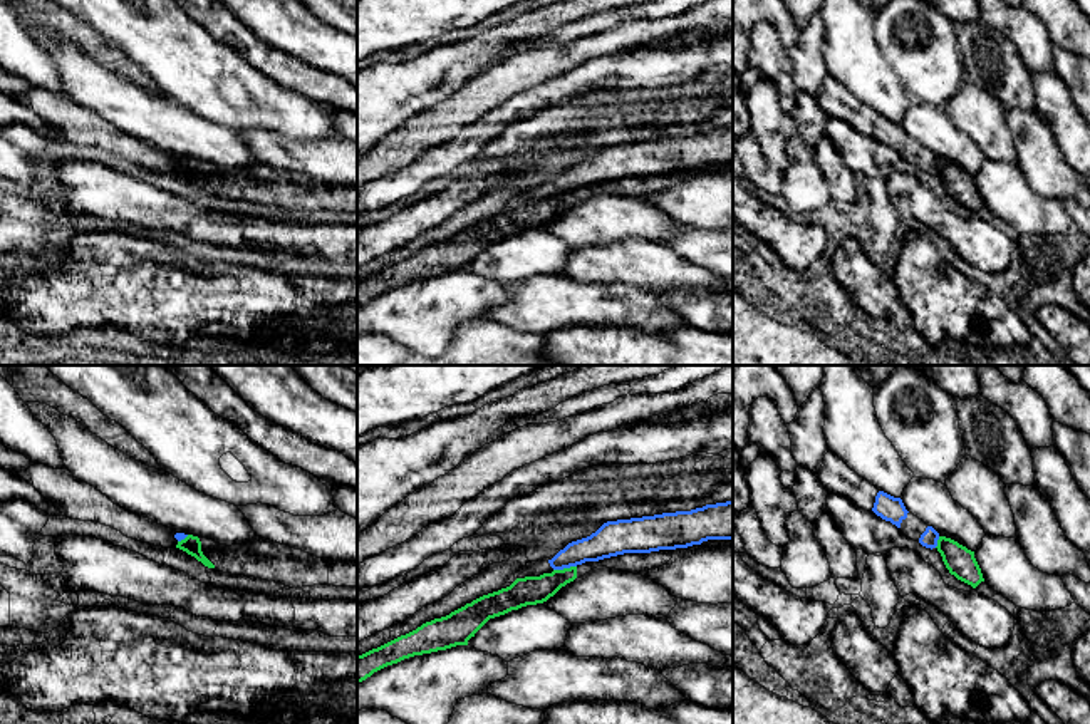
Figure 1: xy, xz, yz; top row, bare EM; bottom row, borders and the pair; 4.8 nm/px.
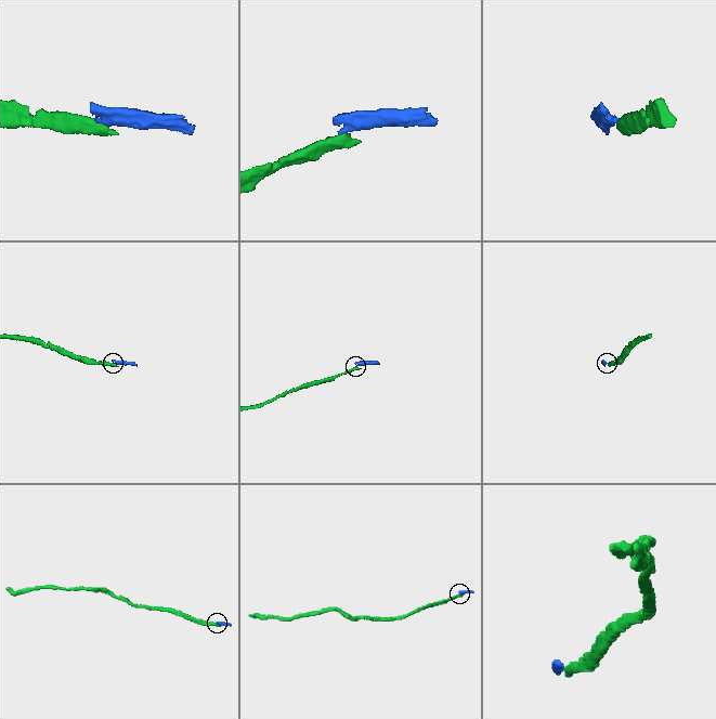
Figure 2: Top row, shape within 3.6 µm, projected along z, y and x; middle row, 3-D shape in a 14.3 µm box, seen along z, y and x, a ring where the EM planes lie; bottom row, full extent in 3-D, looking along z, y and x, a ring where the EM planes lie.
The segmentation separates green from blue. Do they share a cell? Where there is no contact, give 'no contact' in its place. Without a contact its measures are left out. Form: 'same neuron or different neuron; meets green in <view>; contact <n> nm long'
different neuron; meets green in xz; contact 110 nm long

